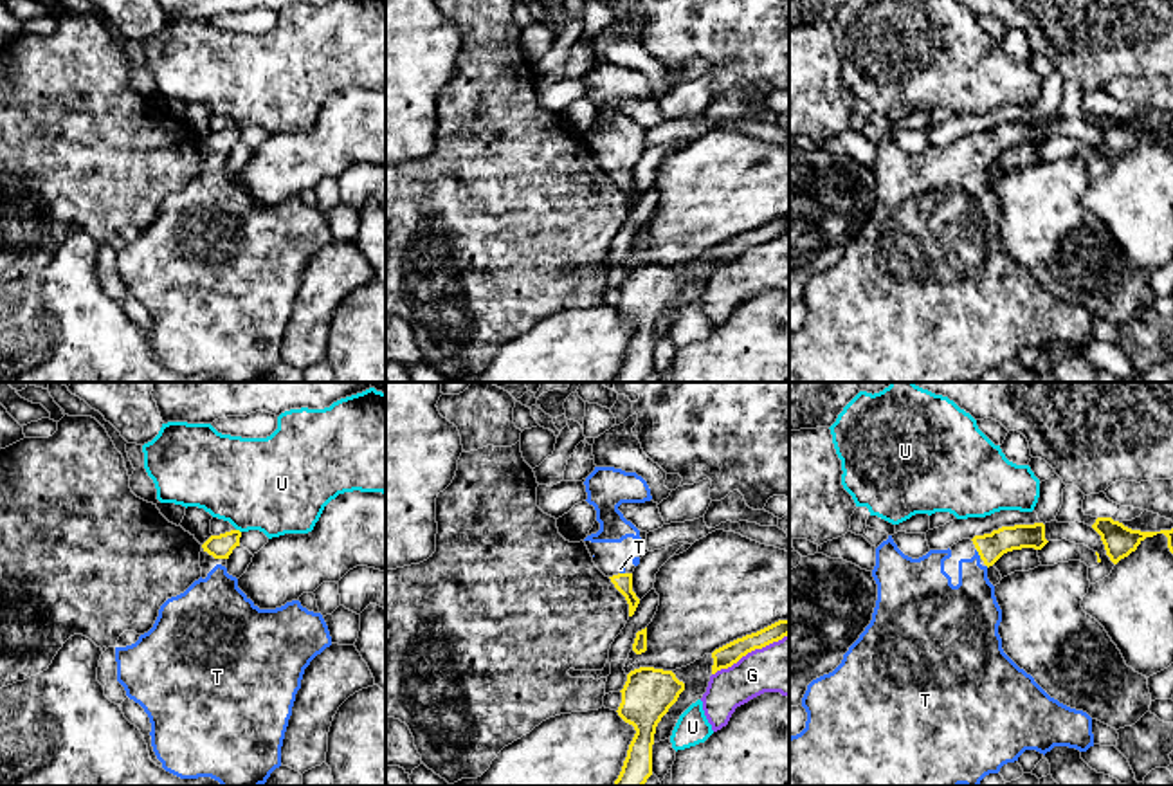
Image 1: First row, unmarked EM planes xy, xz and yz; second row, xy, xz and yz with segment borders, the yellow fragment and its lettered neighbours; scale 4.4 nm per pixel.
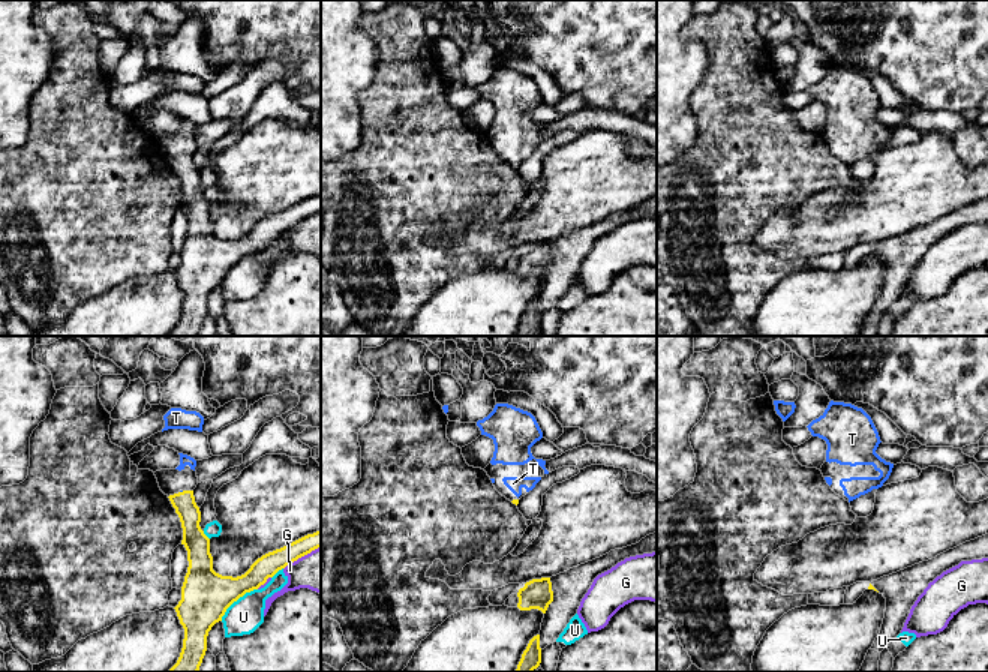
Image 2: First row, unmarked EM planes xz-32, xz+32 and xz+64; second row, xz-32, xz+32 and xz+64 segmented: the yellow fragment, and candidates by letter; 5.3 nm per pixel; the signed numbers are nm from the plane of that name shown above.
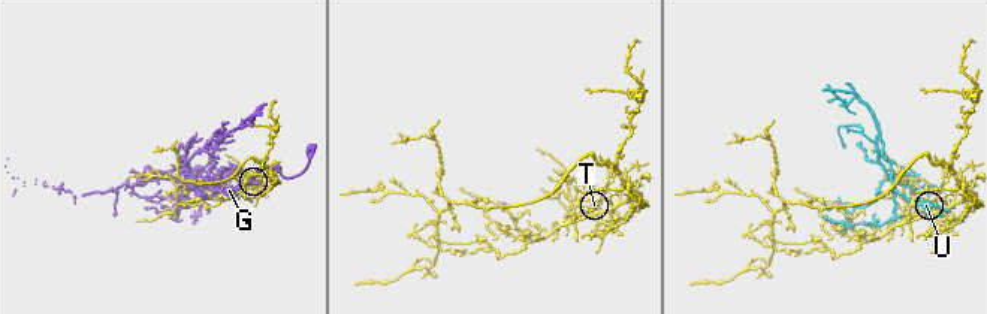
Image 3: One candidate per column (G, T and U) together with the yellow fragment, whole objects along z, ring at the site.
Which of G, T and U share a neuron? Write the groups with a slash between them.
G / T / U

